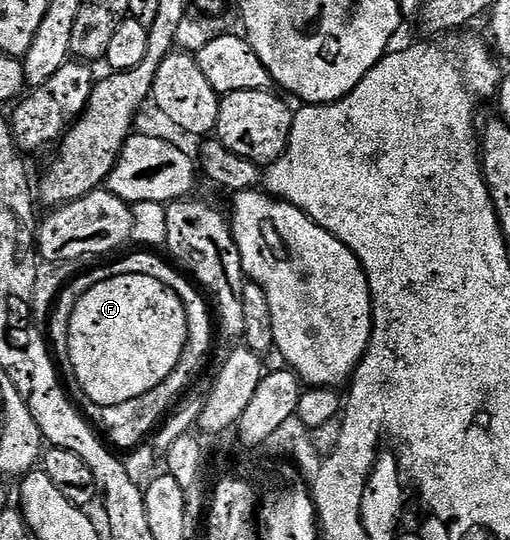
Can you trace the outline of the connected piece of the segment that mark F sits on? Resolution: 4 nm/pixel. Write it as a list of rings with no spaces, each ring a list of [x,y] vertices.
[[[136,271],[131,275],[107,279],[82,295],[79,303],[75,303],[75,311],[69,320],[67,356],[73,377],[97,407],[127,403],[127,399],[147,395],[147,391],[159,387],[159,383],[175,371],[185,350],[189,326],[187,311],[179,295],[175,295],[175,291],[159,279],[151,279],[151,275]]]

